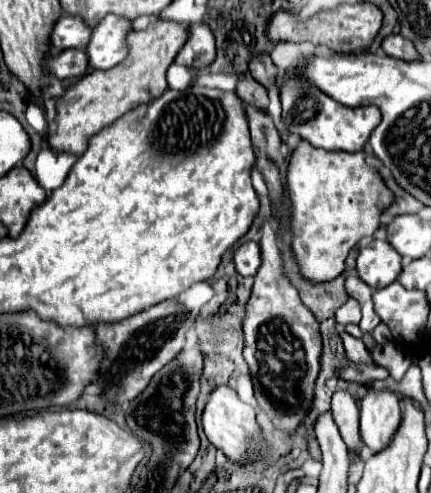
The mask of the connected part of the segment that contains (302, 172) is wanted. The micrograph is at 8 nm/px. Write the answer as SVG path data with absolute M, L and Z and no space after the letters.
M301 140L297 148L291 154L289 166L287 166L287 196L291 202L289 210L289 228L293 232L291 250L295 256L295 262L299 266L299 274L309 282L329 282L337 278L345 268L345 258L349 250L365 236L373 236L373 232L379 228L379 216L389 202L393 202L393 192L387 190L381 182L381 176L375 168L367 166L365 152L361 154L349 154L349 152L329 152L329 150L317 150L309 146L309 142Z

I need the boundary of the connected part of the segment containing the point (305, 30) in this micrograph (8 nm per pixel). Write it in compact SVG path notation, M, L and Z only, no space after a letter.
M371 2L339 4L331 10L319 10L305 20L299 20L297 12L279 10L269 18L265 34L271 42L311 42L315 46L325 44L335 52L357 52L369 48L381 28L381 20L381 10L377 10L377 6L373 6Z

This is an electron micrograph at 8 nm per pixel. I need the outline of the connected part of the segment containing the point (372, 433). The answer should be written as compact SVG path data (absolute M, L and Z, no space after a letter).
M367 388L359 406L361 412L361 438L363 444L375 454L389 444L389 438L401 422L399 398L391 390Z

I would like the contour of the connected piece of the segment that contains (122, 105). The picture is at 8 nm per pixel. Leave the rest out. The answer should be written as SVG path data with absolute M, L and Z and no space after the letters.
M151 20L143 30L131 30L127 34L129 54L123 62L109 70L93 70L69 86L63 96L55 100L55 132L47 134L47 142L57 152L69 152L81 156L87 146L87 138L109 126L123 114L135 110L159 98L167 90L165 72L181 46L187 40L187 24L175 24L165 20Z

